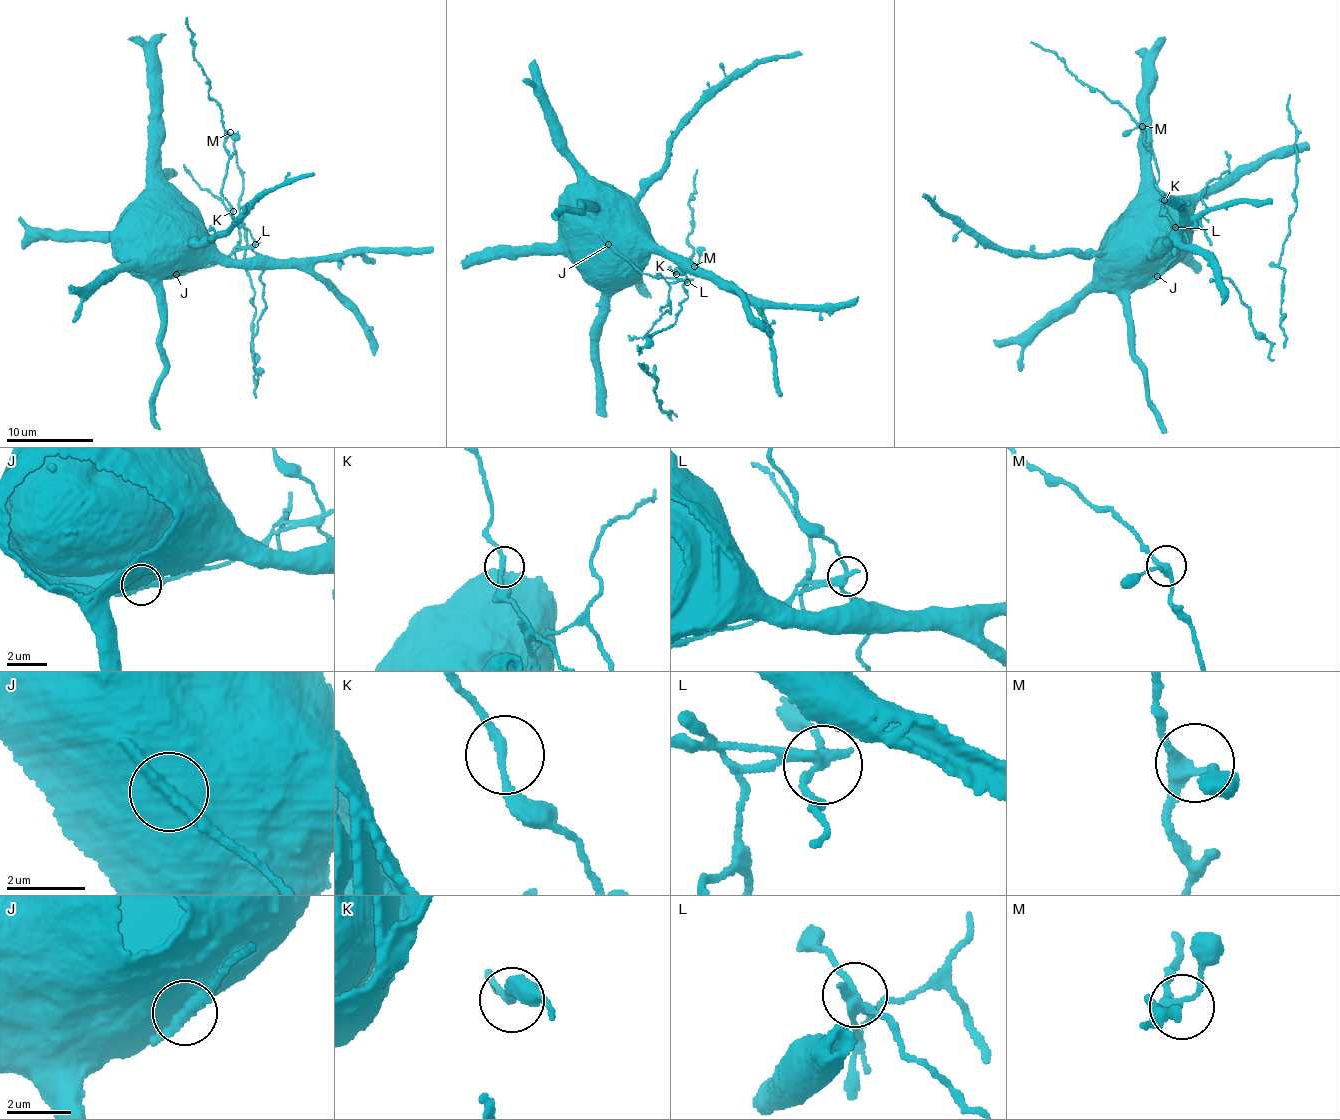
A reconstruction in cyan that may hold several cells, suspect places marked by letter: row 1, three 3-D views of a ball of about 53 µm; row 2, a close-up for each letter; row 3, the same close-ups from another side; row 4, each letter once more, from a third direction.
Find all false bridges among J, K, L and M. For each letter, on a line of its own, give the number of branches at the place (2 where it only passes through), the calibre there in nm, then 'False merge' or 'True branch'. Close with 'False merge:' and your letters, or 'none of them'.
J: Branches: 1. Thickness 800 nm. False merge
K: Branches: 2. Thickness 190 nm. True branch
L: Branches: 3. Thickness 260 nm. False merge
M: Branches: 3. Thickness 260 nm. True branch
False merge: J, L

